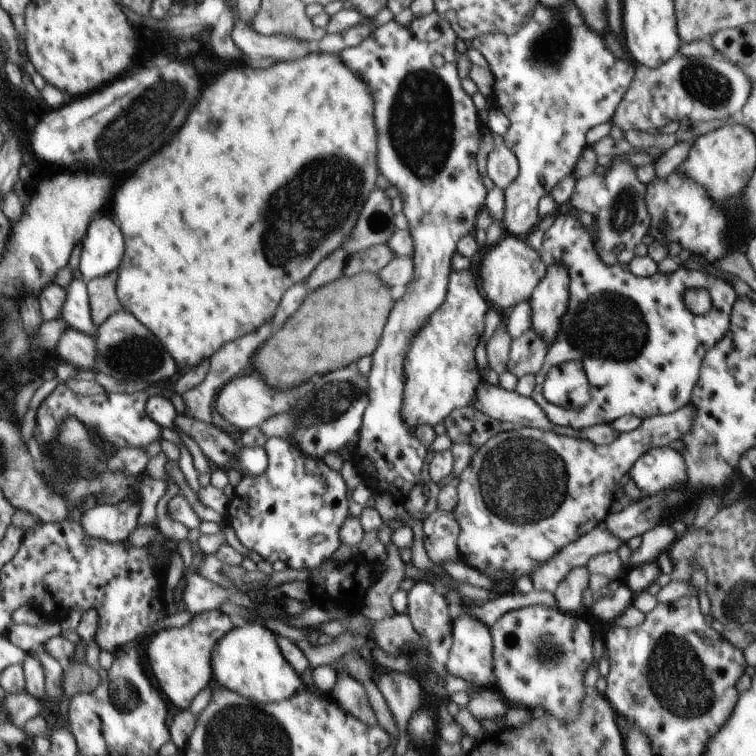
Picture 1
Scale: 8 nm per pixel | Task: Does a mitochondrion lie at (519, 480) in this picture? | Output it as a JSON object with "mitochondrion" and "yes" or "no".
{"mitochondrion":"yes"}

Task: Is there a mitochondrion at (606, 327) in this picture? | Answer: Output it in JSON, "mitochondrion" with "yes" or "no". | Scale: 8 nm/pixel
{"mitochondrion":"yes"}

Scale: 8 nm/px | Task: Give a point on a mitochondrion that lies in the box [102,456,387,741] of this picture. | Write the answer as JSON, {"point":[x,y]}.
{"point":[121,695]}

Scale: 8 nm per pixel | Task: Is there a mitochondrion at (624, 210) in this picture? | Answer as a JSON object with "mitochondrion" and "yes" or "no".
{"mitochondrion":"yes"}

